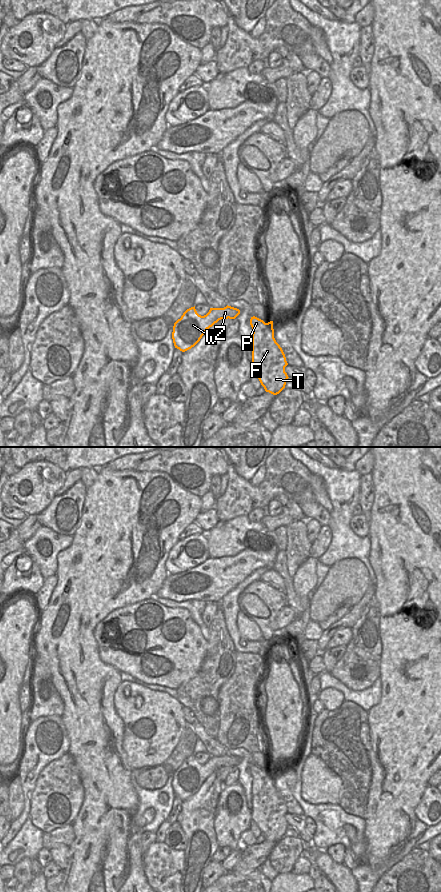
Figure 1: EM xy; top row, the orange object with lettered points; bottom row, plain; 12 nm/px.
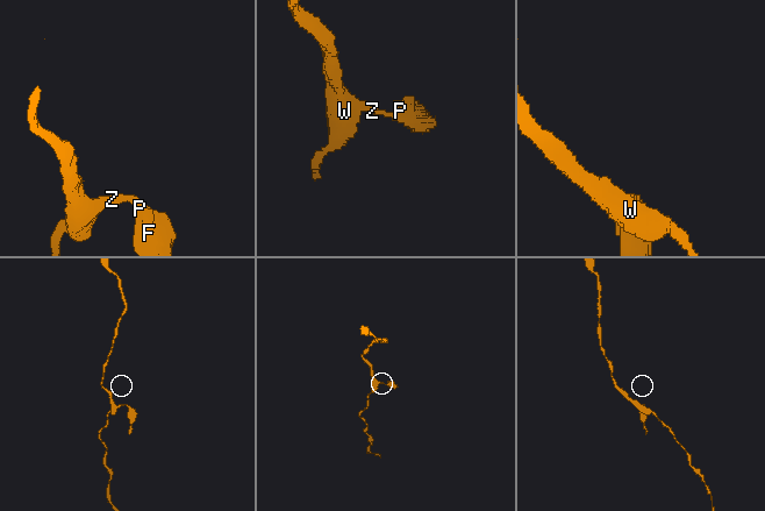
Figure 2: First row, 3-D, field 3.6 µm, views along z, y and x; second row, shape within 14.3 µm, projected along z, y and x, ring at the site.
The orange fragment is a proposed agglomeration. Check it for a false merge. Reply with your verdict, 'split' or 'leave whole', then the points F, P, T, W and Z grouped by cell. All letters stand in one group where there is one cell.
leave whole | F P T W Z

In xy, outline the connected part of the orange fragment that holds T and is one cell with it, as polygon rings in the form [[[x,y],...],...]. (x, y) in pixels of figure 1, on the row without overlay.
[[[253,764],[252,775],[252,821],[257,824],[266,840],[279,842],[289,826],[285,820],[288,813],[285,802],[274,786],[273,769],[265,771]]]

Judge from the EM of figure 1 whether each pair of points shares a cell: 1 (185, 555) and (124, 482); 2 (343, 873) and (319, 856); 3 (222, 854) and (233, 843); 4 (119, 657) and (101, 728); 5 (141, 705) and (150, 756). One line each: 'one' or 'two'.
1: two
2: one
3: two
4: two
5: one

